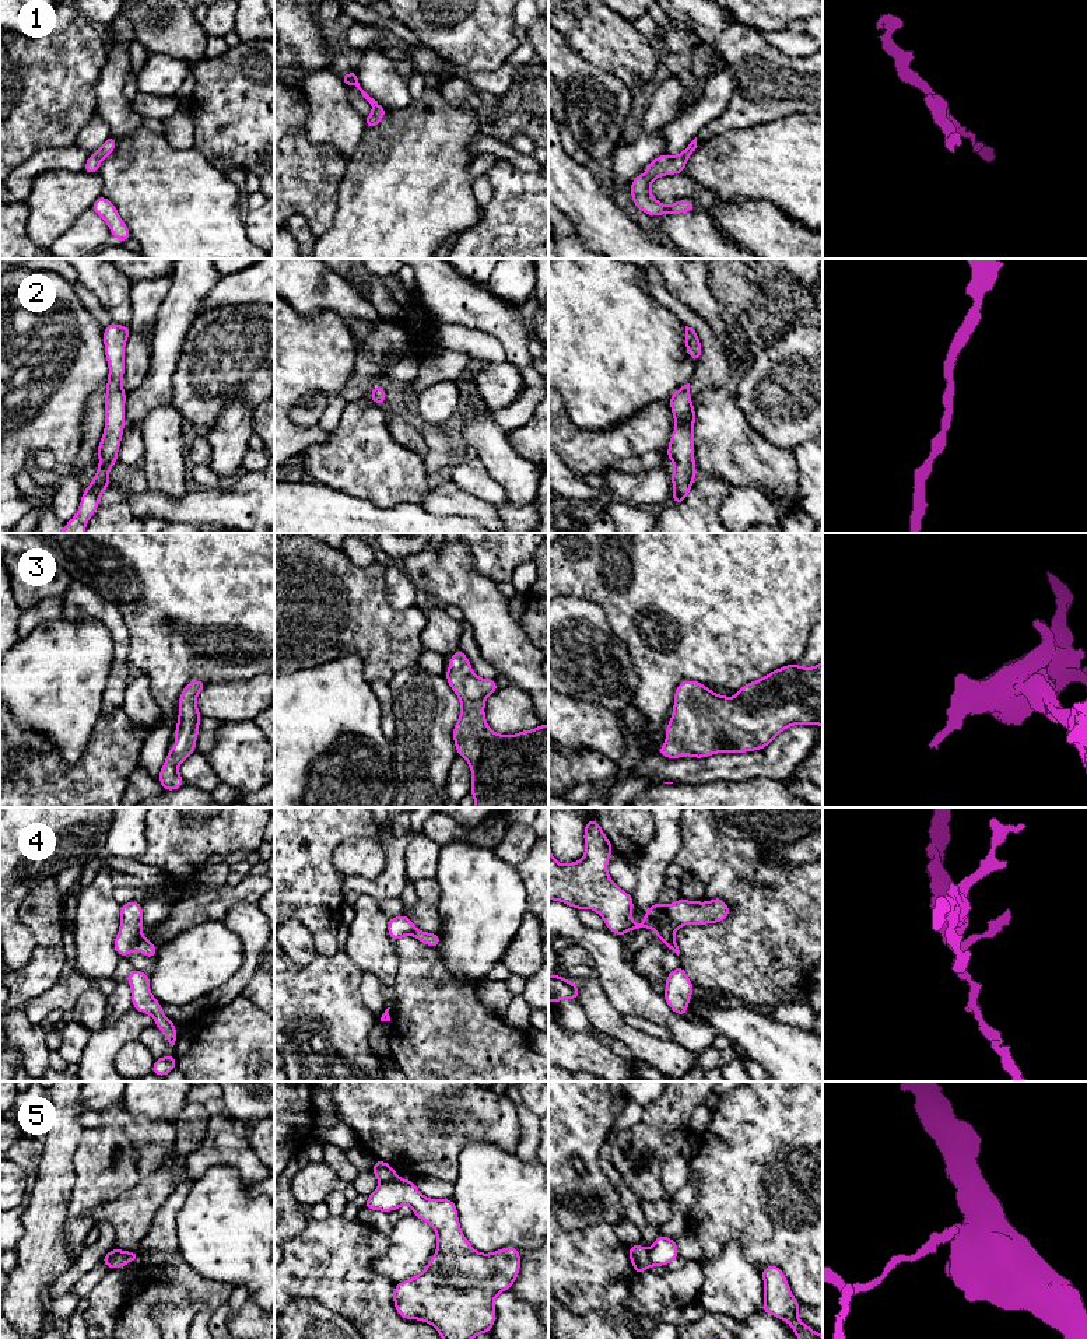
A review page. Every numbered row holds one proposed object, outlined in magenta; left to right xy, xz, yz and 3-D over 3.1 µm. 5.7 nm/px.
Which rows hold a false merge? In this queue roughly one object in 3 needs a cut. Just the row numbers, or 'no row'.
4, 5

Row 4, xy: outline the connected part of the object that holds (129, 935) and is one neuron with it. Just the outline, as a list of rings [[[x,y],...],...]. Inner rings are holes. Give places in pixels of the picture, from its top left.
[[[137,901],[120,905],[120,928],[113,940],[116,953],[126,957],[136,951],[143,930],[143,904]]]

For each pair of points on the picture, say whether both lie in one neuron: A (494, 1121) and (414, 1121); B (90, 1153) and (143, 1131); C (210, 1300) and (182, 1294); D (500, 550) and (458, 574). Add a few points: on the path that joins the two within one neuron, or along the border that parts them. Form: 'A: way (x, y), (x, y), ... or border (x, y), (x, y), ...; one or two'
A: way (474, 1115), (434, 1115); one
B: way (102, 1153), (115, 1141), (130, 1139); one
C: way (203, 1294), (189, 1294); one
D: border (469, 547), (474, 568), (497, 584); two

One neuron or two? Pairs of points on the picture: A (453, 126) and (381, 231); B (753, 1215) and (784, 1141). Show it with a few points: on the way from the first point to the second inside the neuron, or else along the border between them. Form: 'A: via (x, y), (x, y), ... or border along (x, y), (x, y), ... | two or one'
A: via (427, 153), (414, 165), (407, 188), (398, 204) | one
B: via (771, 1196), (781, 1187), (782, 1159) | one

